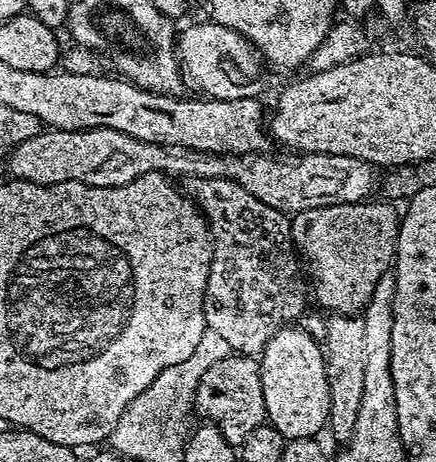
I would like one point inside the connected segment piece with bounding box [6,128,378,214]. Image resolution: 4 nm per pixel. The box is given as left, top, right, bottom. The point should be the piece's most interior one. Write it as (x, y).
(100, 157)

